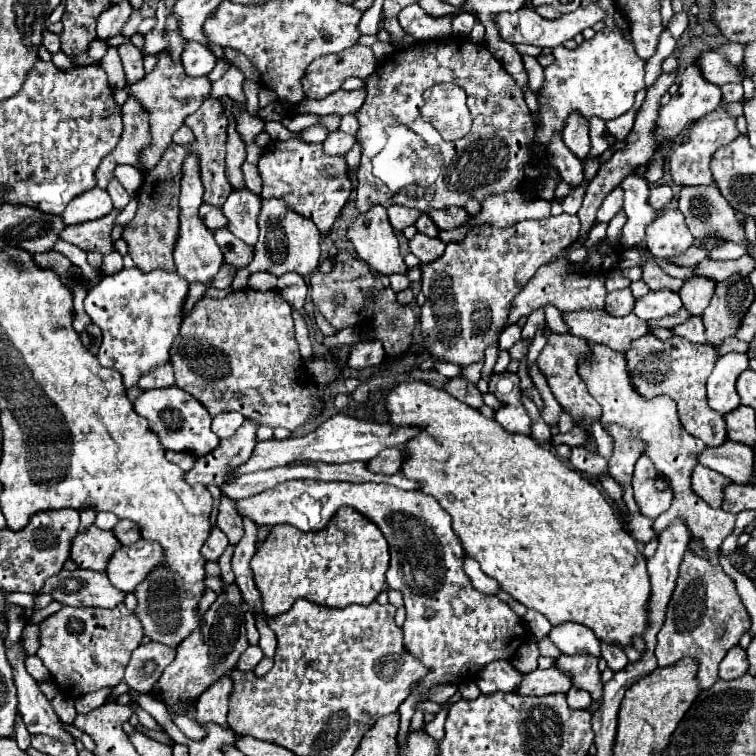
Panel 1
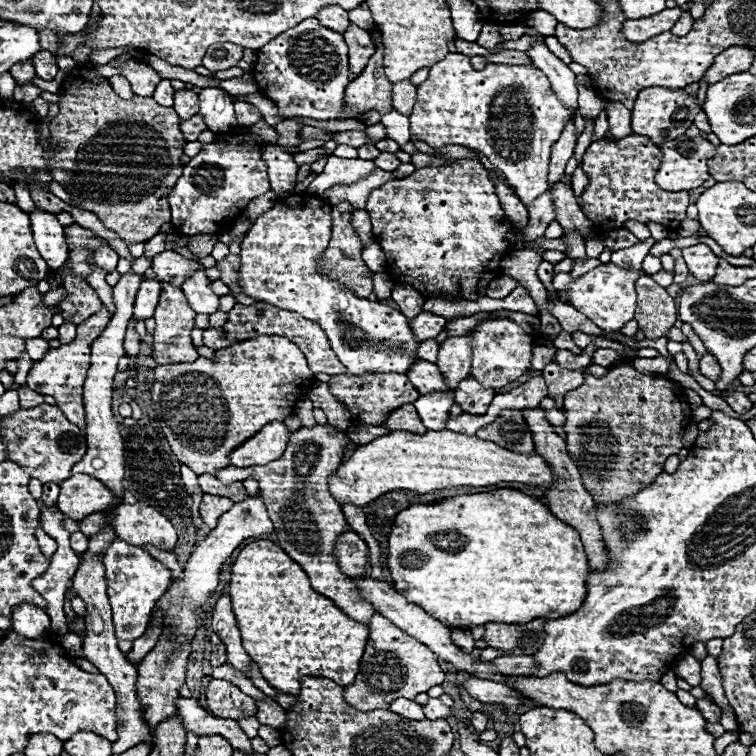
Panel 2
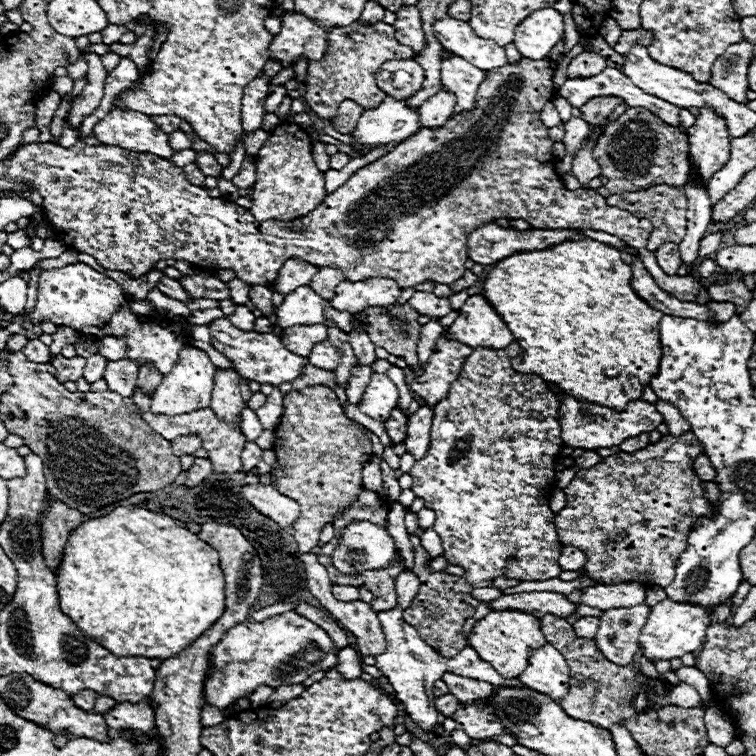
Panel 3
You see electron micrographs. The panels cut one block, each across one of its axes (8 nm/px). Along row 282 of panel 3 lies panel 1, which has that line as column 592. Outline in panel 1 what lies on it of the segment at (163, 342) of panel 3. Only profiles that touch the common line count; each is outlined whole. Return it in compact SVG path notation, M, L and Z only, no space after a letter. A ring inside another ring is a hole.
M618 28L596 32L592 40L584 40L574 50L558 46L554 56L554 64L544 68L544 86L538 96L538 114L532 114L536 128L536 134L530 142L532 154L528 160L528 166L532 168L538 168L540 160L544 158L538 150L534 150L534 146L548 146L554 134L562 134L572 112L578 112L586 120L594 116L612 120L628 112L634 106L636 92L644 88L646 62L636 54L634 44L626 40Z

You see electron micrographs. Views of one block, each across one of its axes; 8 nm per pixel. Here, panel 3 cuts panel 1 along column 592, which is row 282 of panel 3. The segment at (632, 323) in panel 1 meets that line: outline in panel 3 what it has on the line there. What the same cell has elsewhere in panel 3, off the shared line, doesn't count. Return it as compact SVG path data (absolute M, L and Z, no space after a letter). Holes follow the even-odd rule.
M320 268L316 274L314 274L314 280L310 280L310 288L314 292L318 292L318 296L322 296L324 300L332 300L334 298L334 288L344 282L346 278L342 276L342 272L338 272L336 268Z

